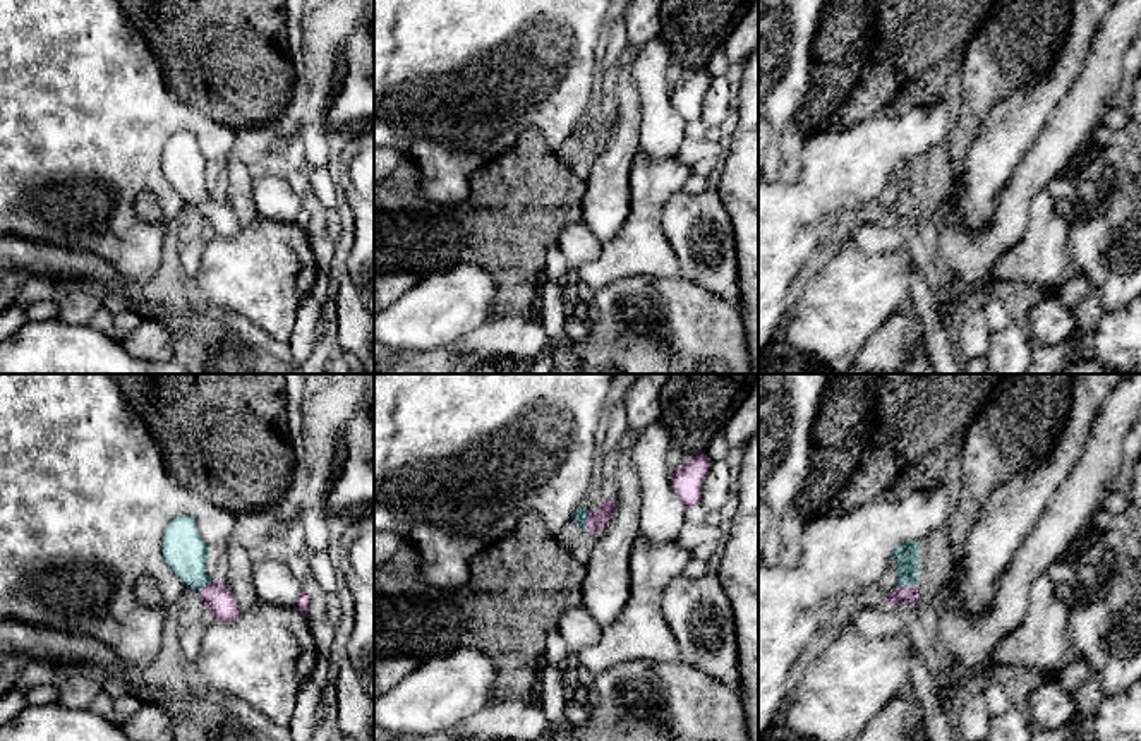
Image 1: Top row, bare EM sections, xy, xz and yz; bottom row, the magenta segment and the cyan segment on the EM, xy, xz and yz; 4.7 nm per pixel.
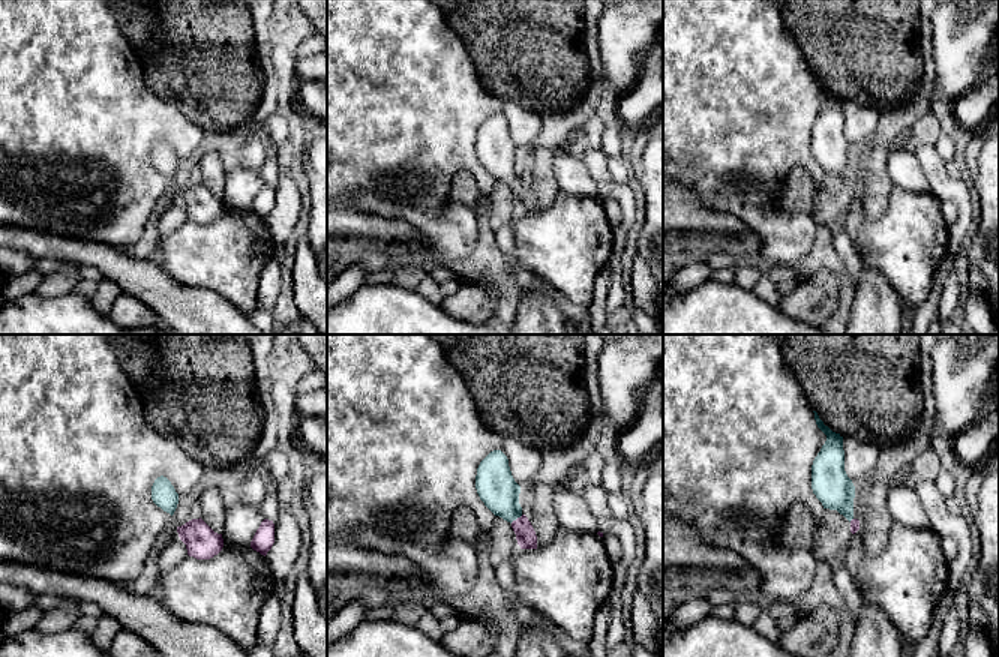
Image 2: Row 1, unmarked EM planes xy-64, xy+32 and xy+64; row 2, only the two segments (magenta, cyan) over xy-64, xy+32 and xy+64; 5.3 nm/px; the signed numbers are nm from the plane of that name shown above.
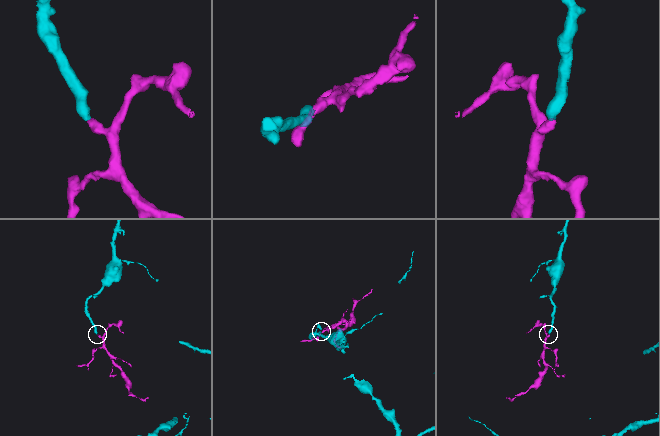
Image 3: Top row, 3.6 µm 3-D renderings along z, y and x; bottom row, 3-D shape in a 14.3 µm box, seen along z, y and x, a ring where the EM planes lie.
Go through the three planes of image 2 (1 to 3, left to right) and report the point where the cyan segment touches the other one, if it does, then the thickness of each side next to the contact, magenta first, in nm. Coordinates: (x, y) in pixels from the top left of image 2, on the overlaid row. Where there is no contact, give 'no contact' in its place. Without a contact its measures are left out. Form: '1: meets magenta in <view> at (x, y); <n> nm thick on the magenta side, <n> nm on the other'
1: no contact
2: meets magenta in xy+32 at (518, 518); 110 nm thick on the magenta side, 200 nm on the other
3: no contact

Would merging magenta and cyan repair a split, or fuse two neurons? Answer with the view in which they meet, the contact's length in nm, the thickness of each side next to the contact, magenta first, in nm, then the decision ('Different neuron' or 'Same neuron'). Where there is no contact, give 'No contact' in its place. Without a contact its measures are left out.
Touches magenta in xz. Shared border 100 nm. Thickness 90 nm (magenta) against 70 nm. Same neuron

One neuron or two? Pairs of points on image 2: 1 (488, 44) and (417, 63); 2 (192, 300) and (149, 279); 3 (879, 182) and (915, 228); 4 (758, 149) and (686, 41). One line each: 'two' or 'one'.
1: two
2: one
3: two
4: one

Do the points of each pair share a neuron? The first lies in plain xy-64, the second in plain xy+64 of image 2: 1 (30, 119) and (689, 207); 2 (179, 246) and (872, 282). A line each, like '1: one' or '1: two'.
1: two
2: two

